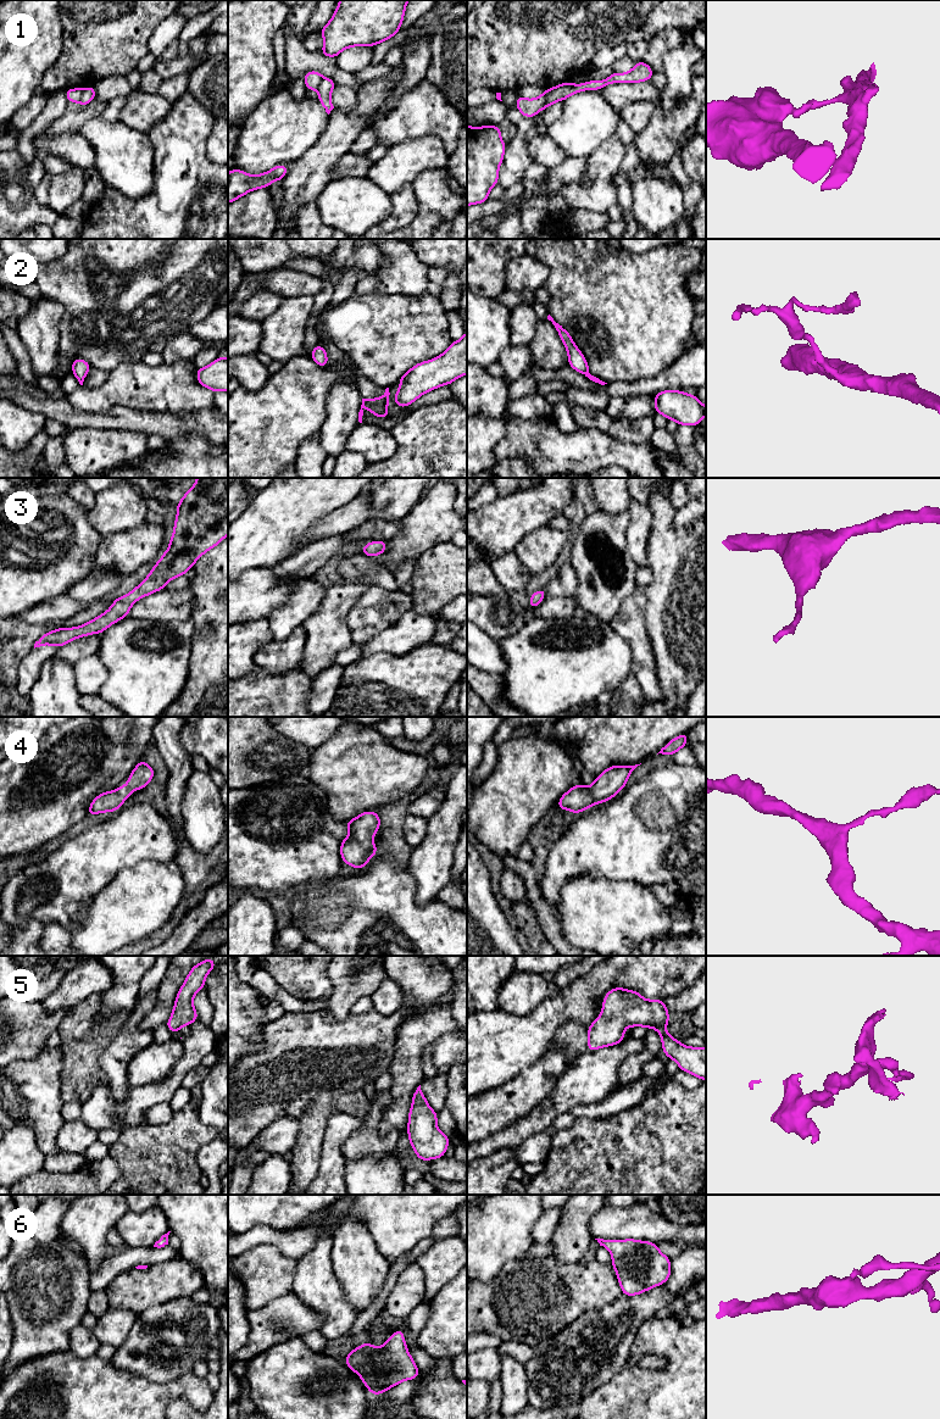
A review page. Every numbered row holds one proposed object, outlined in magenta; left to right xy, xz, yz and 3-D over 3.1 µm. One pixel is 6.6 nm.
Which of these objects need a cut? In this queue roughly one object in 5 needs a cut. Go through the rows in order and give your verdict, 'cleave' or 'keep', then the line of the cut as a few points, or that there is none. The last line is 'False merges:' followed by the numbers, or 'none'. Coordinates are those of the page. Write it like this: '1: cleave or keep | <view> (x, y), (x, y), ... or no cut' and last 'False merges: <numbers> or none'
1: cleave | yz (549, 90), (546, 105)
2: keep | no cut
3: keep | no cut
4: keep | no cut
5: keep | no cut
6: keep | no cut
False merges: 1

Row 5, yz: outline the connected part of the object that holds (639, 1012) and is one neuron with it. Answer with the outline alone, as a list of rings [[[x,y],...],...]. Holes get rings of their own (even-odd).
[[[619,986],[610,990],[602,1001],[601,1014],[588,1028],[588,1051],[613,1046],[624,1040],[624,1029],[628,1026],[653,1028],[661,1035],[662,1051],[674,1059],[679,1069],[690,1073],[702,1081],[706,1080],[706,1047],[689,1047],[671,1036],[666,1026],[671,1015],[662,1000],[645,1000],[638,991],[622,989]]]

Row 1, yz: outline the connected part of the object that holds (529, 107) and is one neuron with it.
[[[545,89],[544,93],[536,99],[525,99],[517,95],[516,108],[518,108],[523,117],[536,117],[538,112],[547,107],[547,95],[549,90]]]

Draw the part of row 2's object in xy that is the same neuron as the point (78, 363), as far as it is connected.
[[[76,358],[72,361],[72,373],[78,379],[79,384],[83,385],[87,373],[90,371],[91,366],[89,362]]]

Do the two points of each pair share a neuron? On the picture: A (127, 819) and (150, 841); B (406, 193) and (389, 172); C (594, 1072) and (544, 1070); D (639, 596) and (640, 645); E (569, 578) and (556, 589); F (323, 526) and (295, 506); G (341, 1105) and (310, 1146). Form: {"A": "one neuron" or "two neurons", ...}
{"A": "one neuron", "B": "two neurons", "C": "two neurons", "D": "one neuron", "E": "one neuron", "F": "two neurons", "G": "one neuron"}

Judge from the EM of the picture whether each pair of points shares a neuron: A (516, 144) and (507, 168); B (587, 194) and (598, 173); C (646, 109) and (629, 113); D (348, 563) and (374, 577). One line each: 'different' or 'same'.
A: same
B: same
C: same
D: same

